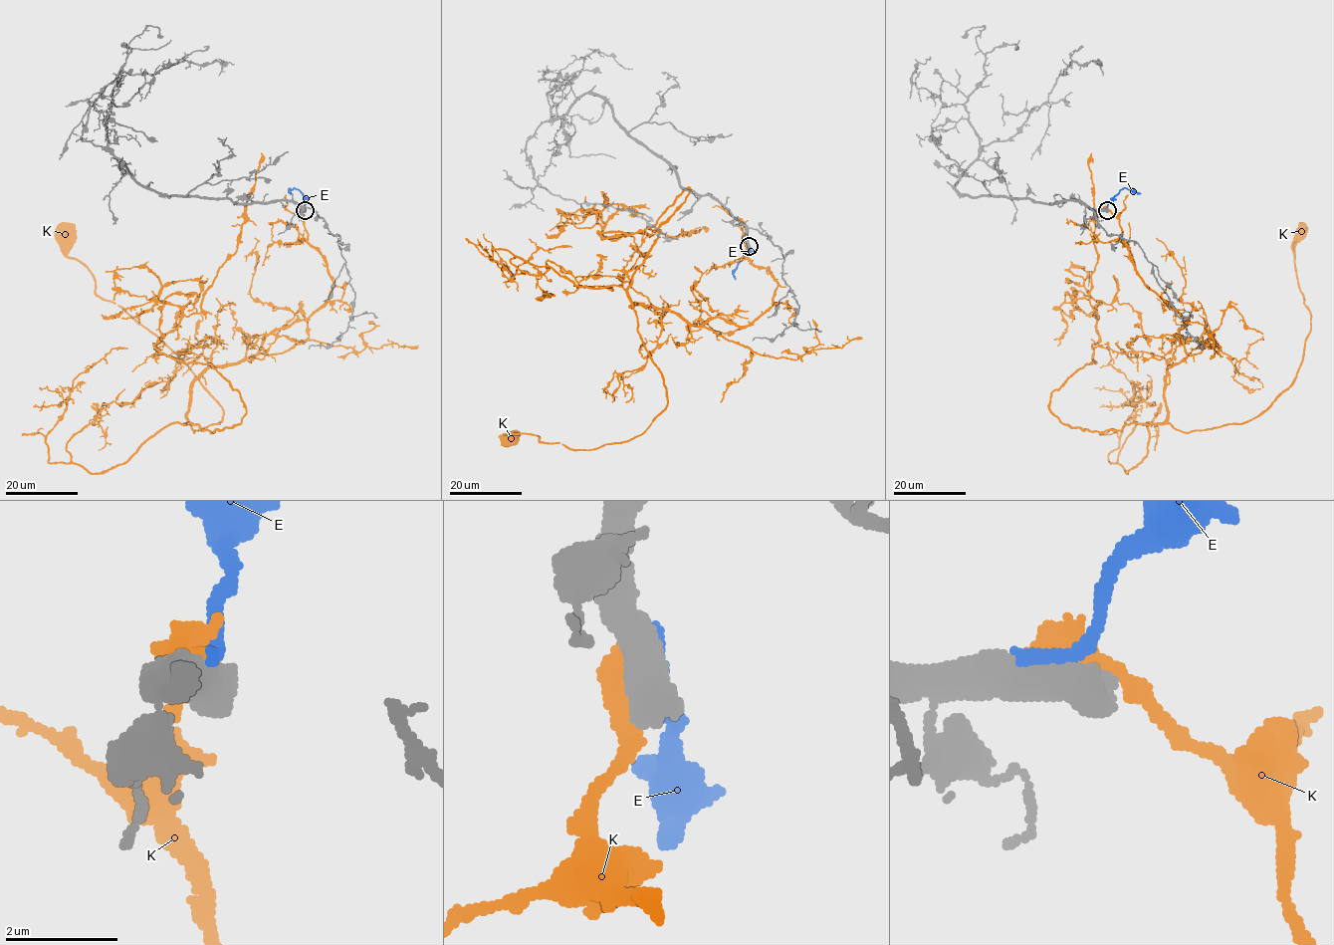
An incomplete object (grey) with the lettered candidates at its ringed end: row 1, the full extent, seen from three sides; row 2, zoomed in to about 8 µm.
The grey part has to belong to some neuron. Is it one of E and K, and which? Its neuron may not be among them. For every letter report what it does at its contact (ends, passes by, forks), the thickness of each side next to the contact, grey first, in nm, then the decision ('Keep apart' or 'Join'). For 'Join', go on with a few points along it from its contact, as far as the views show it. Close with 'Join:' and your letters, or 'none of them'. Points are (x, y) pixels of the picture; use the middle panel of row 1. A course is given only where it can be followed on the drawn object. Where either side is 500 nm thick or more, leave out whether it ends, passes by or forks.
E: Thickness 550 nm (grey) against 320 nm. Keep apart
K: Thickness 800 nm (grey) against 750 nm. Keep apart
Join: none of them

